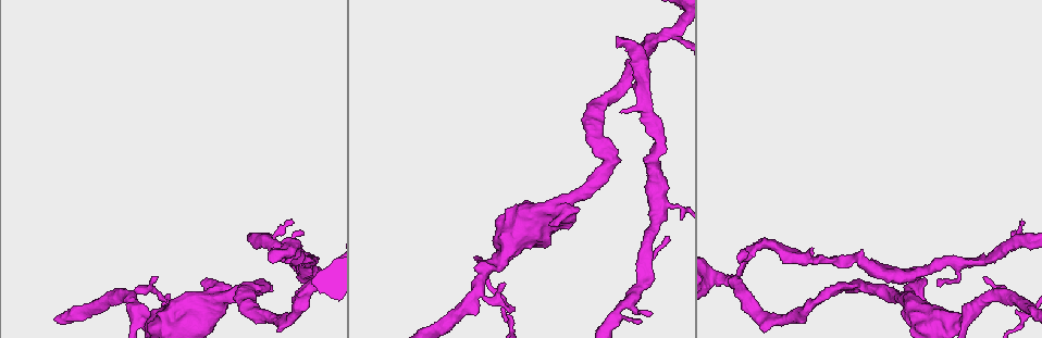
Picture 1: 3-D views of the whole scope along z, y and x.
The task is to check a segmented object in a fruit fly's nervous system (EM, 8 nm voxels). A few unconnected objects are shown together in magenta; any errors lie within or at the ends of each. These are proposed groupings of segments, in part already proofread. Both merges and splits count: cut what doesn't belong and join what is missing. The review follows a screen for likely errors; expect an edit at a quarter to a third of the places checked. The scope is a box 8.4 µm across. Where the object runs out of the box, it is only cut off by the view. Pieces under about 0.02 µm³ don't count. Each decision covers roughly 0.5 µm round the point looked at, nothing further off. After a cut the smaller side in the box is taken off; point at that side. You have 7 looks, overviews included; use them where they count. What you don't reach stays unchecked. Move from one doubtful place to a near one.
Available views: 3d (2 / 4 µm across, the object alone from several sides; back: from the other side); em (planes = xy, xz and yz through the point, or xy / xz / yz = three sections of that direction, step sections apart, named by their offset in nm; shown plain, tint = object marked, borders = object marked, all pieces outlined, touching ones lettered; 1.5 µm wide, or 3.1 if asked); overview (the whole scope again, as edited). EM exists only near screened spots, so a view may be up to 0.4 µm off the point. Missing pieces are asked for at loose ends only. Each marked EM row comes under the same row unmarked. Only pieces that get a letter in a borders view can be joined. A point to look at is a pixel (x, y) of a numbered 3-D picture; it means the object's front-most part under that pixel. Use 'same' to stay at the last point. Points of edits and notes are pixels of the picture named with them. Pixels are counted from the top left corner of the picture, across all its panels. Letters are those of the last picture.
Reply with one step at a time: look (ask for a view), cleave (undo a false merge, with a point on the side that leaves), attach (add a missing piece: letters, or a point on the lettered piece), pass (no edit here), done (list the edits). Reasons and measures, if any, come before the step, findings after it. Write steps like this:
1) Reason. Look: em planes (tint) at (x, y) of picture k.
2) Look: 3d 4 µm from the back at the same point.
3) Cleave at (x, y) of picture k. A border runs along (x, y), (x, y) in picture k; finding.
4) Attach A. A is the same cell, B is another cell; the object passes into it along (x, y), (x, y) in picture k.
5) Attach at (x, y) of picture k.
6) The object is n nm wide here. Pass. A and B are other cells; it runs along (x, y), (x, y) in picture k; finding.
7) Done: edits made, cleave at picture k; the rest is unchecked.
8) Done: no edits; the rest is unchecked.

Branch stops here. Look: em xz step 8 (tint) at (810, 248) of picture 1.

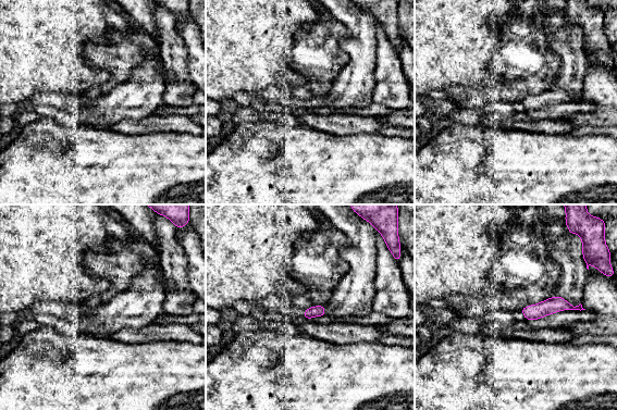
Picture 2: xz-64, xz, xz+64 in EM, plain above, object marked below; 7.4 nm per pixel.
Look: em yz step 4 (tint) at the same point.

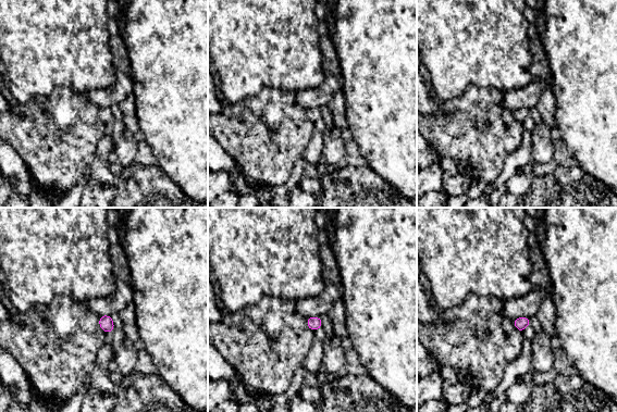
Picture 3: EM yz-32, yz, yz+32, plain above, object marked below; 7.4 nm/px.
Look: em yz step 4 (borders) at the same point.

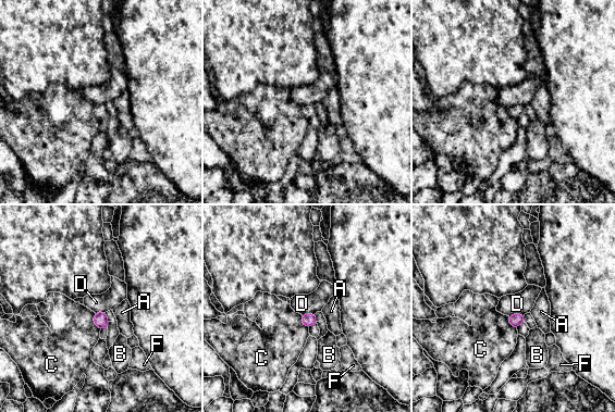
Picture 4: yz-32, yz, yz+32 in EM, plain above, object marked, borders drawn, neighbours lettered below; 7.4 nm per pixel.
The longest contact is with C, 140 nm. Pass. A, B, C, D and F are other cells; a border runs along (94, 313), (94, 323), (100, 329) in picture 4; none of them fits.

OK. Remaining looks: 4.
Tapers out. Look: 3d 2 µm at (666, 238) of picture 1.

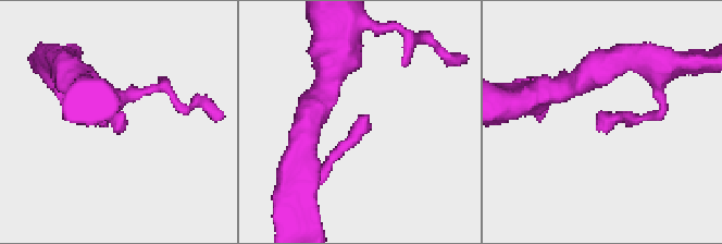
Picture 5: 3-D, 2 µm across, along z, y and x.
Now the EM. Look: em planes (tint) at (361, 116) of picture 5.

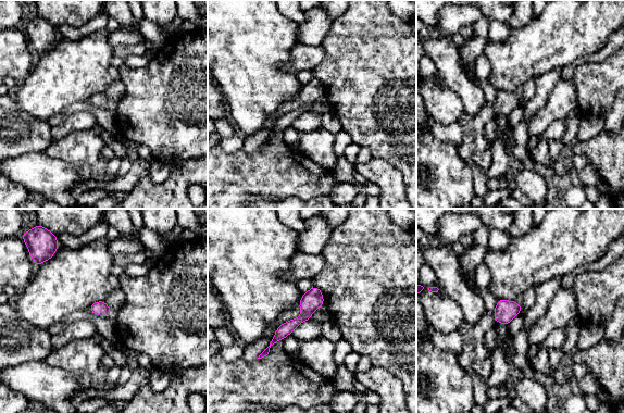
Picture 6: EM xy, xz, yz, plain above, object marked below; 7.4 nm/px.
See the neighbours. Look: em planes (borders) at the same point.

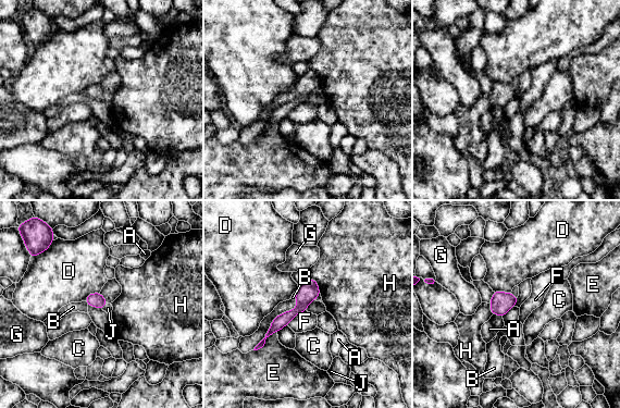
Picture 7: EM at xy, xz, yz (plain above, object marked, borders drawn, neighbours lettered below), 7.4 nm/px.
The object is 100 nm wide here. Pass. A, B, C, D, E, F, G, H and J are other cells; a border runs along (310, 276), (315, 282), (320, 293) in picture 7; no lettered piece goes on from it.

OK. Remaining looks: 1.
Done: no edits; the rest is unchecked.

